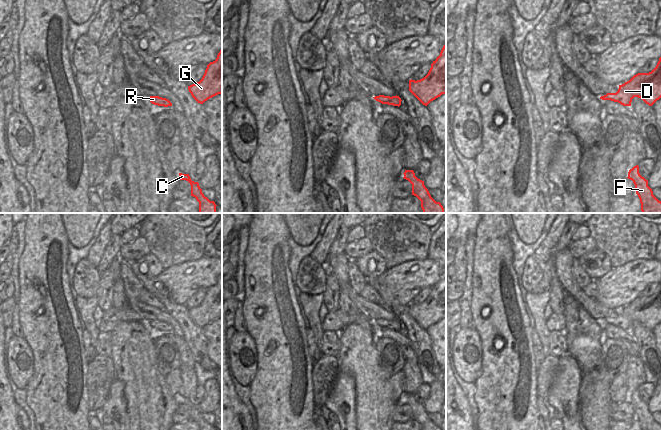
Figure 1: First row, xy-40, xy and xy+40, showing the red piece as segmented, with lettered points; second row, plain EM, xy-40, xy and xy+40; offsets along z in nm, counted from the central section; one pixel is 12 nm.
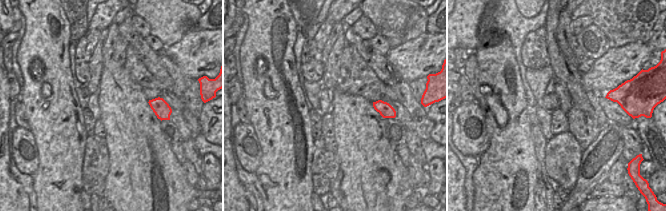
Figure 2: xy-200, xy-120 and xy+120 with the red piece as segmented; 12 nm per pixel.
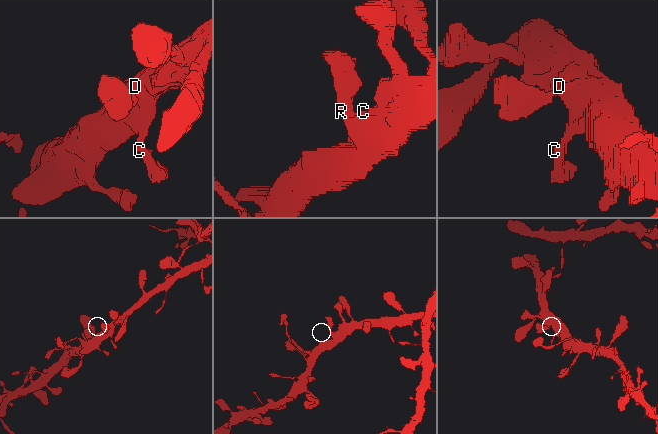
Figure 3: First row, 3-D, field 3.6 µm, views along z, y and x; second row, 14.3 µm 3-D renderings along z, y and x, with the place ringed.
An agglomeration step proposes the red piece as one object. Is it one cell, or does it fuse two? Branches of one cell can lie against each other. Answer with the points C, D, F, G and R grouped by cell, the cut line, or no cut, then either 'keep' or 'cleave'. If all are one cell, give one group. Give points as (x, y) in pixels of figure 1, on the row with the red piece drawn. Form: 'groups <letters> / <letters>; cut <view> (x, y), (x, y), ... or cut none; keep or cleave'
groups C D F G R; cut none; keep

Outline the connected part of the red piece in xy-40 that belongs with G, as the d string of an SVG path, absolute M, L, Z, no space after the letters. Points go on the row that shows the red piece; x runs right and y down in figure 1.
M222 49L216 60L207 65L202 79L188 86L188 90L200 104L218 94L222 94Z

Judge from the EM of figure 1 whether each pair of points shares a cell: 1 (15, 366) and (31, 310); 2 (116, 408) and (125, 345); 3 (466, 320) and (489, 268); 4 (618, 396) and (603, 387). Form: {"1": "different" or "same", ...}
{"1": "different", "2": "different", "3": "different", "4": "different"}

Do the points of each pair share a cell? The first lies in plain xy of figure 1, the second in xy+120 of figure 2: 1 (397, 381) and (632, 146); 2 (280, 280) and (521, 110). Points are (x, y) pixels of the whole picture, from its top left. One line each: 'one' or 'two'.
1: two
2: one

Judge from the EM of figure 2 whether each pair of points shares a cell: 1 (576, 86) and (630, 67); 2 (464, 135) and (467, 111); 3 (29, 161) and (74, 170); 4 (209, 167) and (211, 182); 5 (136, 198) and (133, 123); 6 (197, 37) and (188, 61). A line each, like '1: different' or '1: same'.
1: different
2: same
3: different
4: same
5: same
6: same

